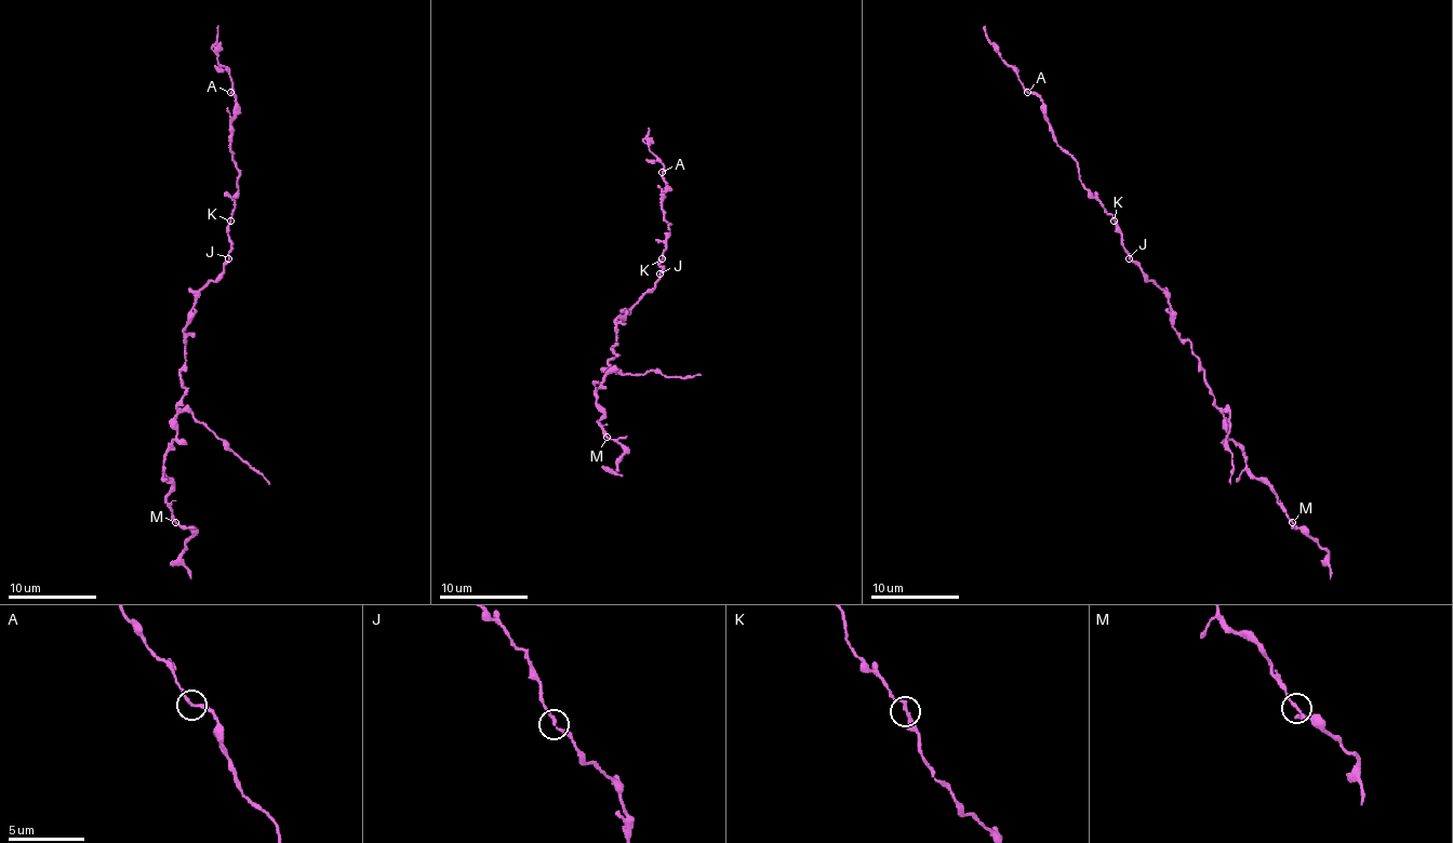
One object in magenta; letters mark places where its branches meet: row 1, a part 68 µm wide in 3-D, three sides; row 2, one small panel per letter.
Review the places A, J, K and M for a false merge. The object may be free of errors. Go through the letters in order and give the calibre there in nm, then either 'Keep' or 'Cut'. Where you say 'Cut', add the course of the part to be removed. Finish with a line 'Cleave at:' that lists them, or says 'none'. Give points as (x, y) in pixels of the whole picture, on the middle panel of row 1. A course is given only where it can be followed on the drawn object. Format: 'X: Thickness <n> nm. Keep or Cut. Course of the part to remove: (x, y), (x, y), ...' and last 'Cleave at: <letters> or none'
A: Thickness 190 nm. Keep
J: Thickness 180 nm. Keep
K: Thickness 180 nm. Keep
M: Thickness 180 nm. Keep
Cleave at: none

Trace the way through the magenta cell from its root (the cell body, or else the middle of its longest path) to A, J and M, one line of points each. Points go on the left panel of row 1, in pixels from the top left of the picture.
A: (192, 303), (220, 276), (230, 251), (228, 225), (239, 176), (230, 149), (235, 115), (230, 92)
J: (192, 303), (195, 295), (220, 276), (228, 258)
M: (192, 303), (177, 437), (163, 457), (175, 523)

